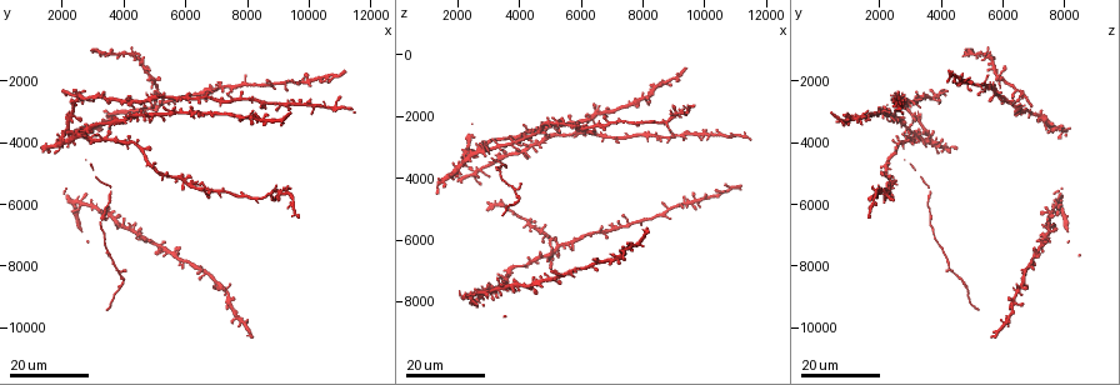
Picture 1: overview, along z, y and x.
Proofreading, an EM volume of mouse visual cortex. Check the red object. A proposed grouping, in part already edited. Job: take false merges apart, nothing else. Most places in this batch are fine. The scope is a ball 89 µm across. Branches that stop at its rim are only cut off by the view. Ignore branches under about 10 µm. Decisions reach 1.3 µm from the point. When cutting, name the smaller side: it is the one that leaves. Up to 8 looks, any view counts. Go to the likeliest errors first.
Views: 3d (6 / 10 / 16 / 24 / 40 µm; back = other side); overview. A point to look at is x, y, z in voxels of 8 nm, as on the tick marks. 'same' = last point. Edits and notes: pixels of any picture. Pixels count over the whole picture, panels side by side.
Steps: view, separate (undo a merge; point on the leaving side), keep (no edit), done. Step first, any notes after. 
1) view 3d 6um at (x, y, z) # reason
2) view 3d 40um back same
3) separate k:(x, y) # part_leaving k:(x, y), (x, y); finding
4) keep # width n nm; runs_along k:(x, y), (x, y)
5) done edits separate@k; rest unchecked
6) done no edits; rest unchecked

view 3d 24um at (3500, 7500, 4000) # two arms in line, one across

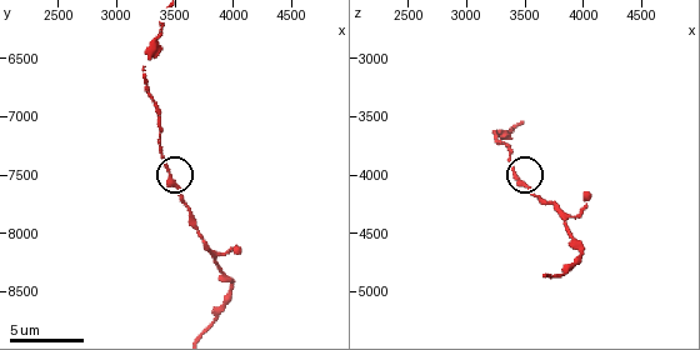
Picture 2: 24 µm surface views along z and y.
view 3d 6um at (3440, 7460, 4020)

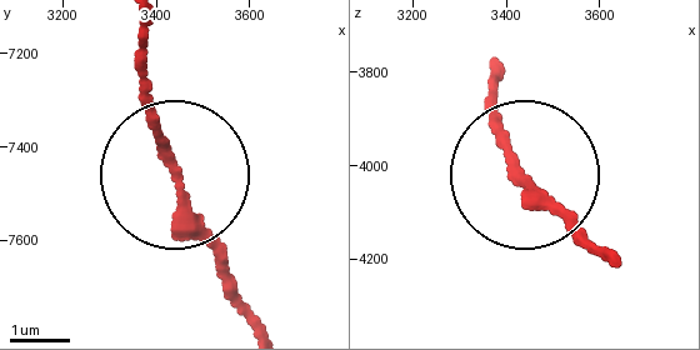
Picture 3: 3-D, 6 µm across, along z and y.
keep # runs_along 3:(489, 70), (489, 115), (514, 165), (589, 250); all the same cell

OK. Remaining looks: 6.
view 3d 16um at (4800, 1800, 5700) # three-way junction

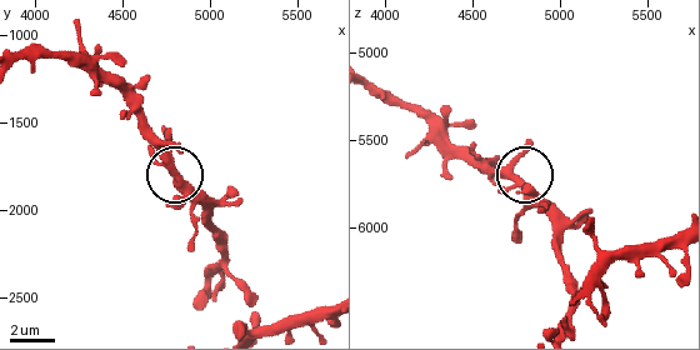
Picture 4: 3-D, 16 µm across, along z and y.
view 3d 6um same

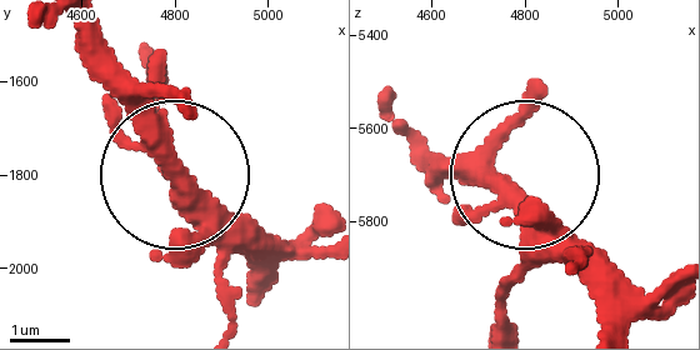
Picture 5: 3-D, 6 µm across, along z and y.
keep # one cell here

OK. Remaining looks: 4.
view 3d 10um at (3720, 8020, 4240) # thin neck

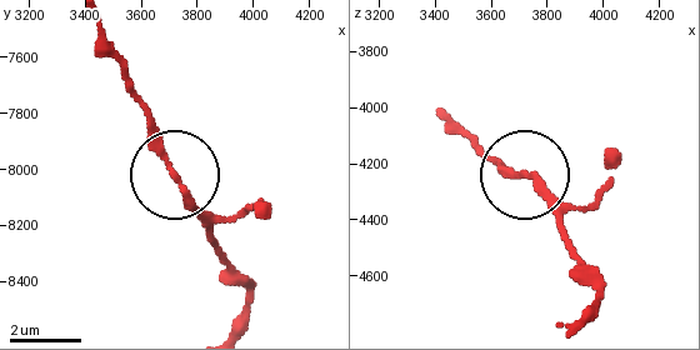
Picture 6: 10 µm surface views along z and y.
keep # runs_along 6:(101, 26), (144, 108), (149, 143), (215, 239); all the same cell

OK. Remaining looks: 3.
view 3d 16um at (3300, 6460, 3660) # thick turns thin

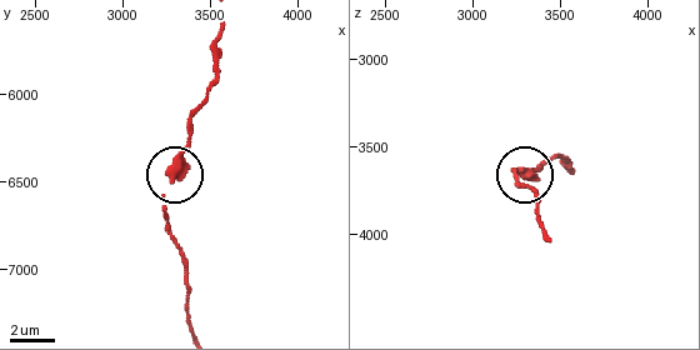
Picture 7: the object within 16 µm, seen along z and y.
keep # all the same cell

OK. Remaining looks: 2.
done no edits; rest unchecked

